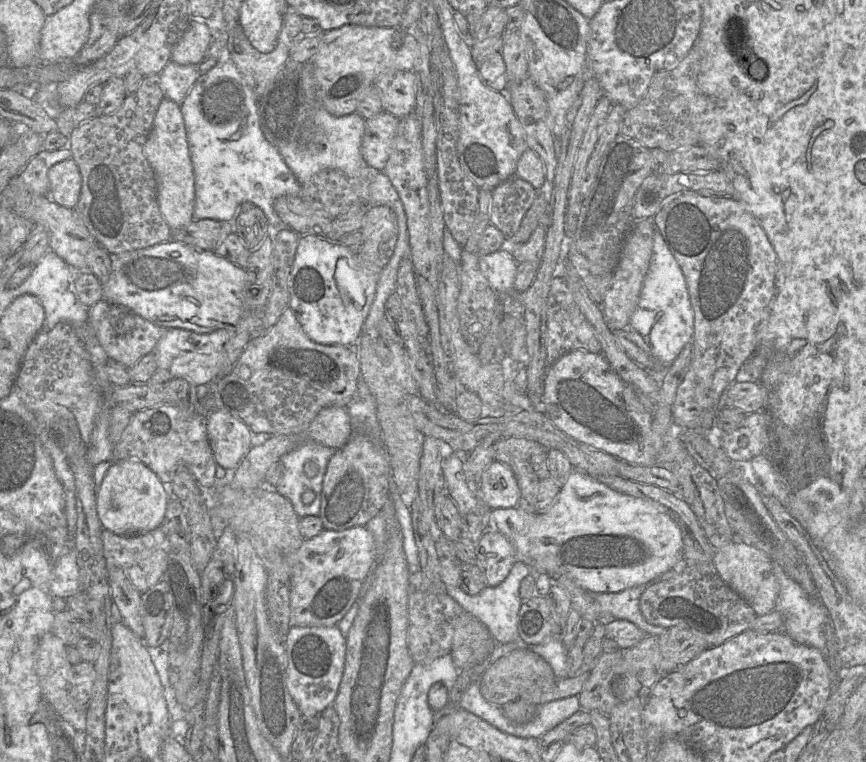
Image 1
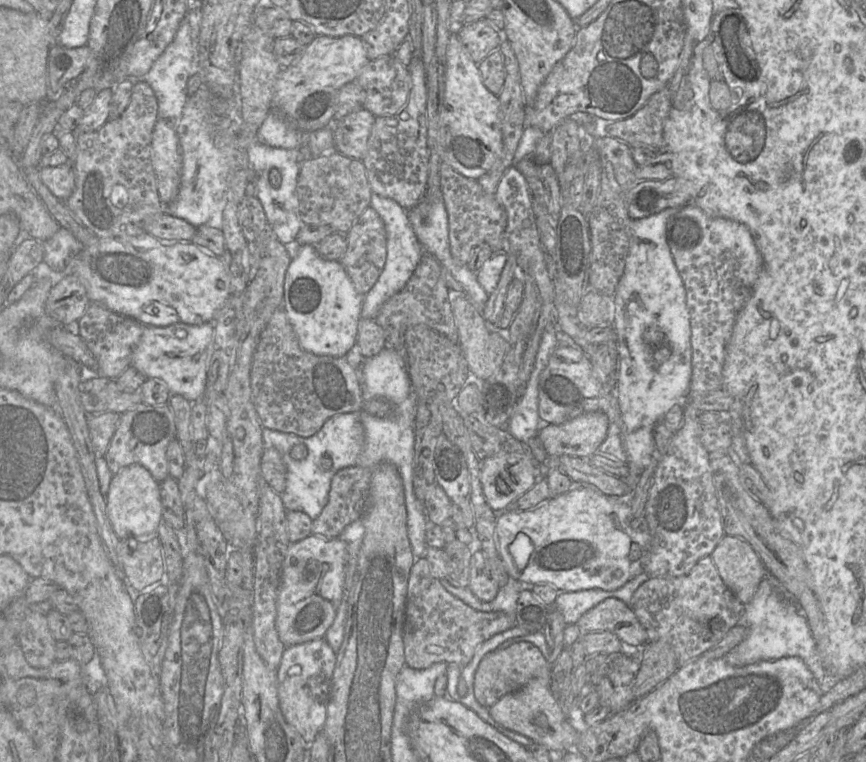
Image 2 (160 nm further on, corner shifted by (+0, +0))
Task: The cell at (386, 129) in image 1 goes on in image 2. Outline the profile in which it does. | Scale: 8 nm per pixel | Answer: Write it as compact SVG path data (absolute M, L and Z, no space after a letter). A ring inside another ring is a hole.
M360 108L341 121L333 122L334 150L346 157L362 160L375 118L368 110Z

